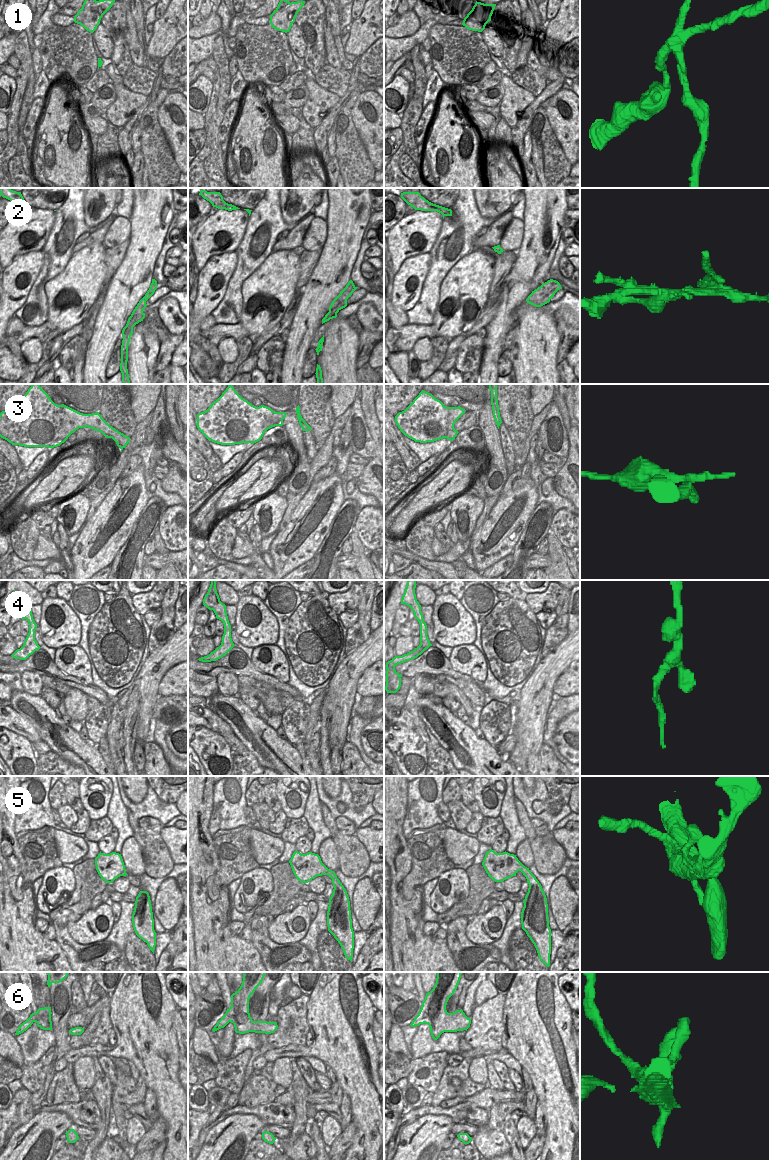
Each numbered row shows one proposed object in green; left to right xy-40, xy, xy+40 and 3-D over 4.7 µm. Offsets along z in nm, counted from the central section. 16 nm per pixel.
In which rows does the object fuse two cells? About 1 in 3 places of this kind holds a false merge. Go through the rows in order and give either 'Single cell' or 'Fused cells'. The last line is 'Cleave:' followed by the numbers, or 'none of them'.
1: Fused cells
2: Fused cells
3: Fused cells
4: Single cell
5: Single cell
6: Single cell
Cleave: 1, 2, 3.

